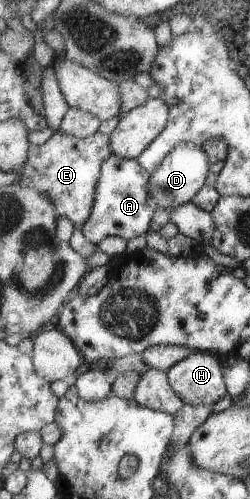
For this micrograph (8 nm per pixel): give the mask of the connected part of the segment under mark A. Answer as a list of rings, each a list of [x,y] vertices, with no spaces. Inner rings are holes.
[[[113,153],[104,162],[92,215],[82,228],[84,236],[91,243],[98,245],[108,236],[131,240],[150,232],[153,217],[159,208],[147,186],[151,175],[137,159],[124,159]]]

